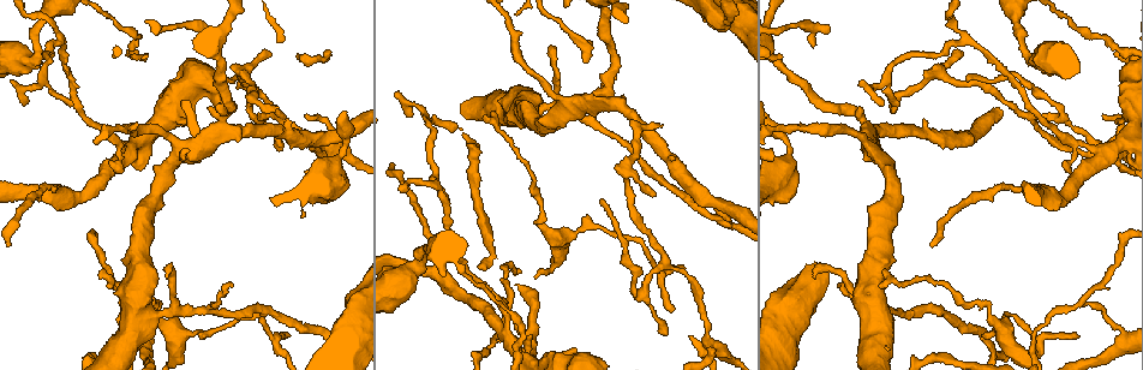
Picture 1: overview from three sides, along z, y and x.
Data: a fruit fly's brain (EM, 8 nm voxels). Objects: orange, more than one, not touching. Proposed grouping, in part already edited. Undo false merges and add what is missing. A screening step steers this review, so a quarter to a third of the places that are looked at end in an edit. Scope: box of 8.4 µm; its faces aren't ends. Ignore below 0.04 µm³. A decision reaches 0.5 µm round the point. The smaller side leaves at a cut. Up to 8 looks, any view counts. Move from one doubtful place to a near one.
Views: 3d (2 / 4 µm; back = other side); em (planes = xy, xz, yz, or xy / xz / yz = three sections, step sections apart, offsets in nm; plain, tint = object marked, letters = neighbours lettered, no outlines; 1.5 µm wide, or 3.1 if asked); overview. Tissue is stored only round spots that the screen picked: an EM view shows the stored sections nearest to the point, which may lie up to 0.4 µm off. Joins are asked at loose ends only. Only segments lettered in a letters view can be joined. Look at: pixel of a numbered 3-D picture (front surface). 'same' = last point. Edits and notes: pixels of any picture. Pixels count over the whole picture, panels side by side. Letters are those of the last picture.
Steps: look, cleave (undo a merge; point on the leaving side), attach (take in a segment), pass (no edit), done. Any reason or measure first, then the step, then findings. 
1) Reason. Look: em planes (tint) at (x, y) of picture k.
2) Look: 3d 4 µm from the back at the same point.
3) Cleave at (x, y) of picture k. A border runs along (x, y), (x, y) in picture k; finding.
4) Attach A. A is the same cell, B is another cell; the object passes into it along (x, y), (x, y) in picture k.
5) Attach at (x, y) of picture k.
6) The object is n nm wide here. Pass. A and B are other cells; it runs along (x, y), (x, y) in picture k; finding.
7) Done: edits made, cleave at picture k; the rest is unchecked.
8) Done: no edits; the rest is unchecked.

Narrows sharply. Look: 3d 4 µm from the back at (519, 339) of picture 1.

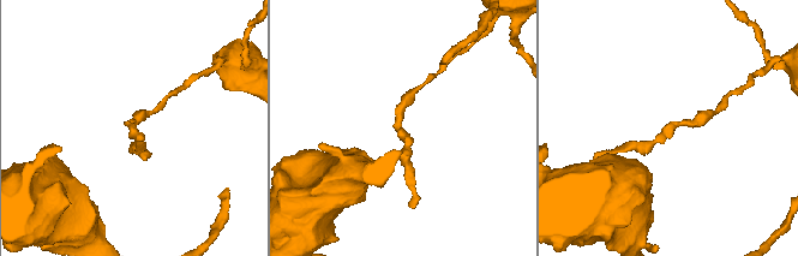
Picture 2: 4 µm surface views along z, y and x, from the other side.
Need the tissue. Look: em planes (letters) at (133, 128) of picture 2.

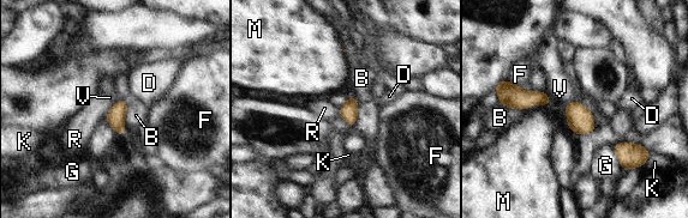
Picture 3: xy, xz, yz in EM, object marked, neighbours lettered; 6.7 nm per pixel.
The longest contact is with B, 220 nm. Pass. B, D, F, G, K, M, R and V are other cells; a border runs along (113, 104), (103, 117) in picture 3; continuous, no second cell.

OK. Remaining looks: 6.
Side arm on a straight run. Look: 3d 2 µm at (511, 339) of picture 1.

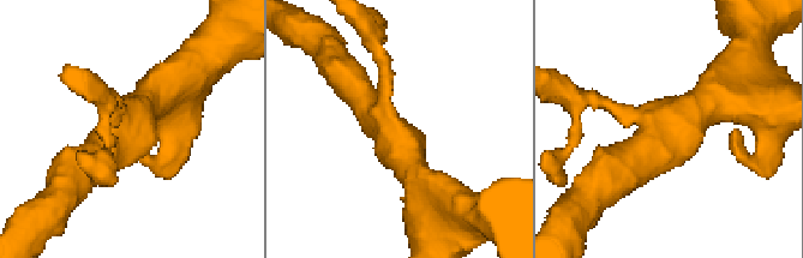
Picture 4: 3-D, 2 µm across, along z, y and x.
Need the tissue. Look: em planes (plain) at (661, 118) of picture 4.

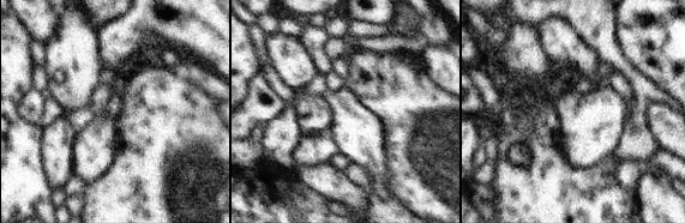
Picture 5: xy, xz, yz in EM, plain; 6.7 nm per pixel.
What lies round it. Look: em planes (letters) at the same point.

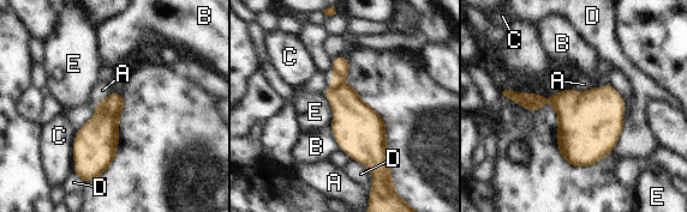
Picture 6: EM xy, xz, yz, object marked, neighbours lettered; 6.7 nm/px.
The object is 170 nm wide here. Pass. A, B, C, D and E are other cells; a border runs along (569, 88), (577, 91), (591, 89) in picture 6; all the same cell.

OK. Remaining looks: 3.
Sudden change in width. Look: 3d 4 µm at (408, 277) of picture 1.

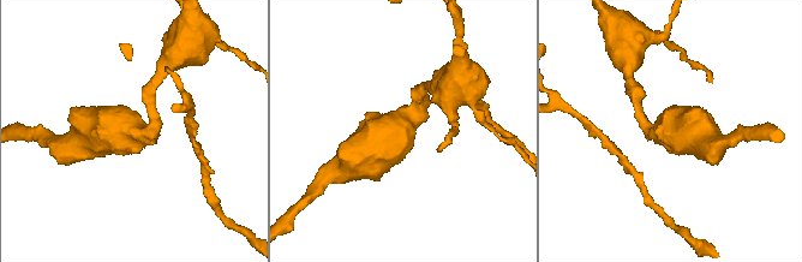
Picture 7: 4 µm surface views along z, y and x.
Look: em xy step 8 (letters) at (136, 135) of picture 7.

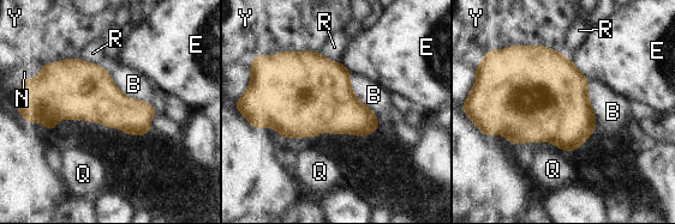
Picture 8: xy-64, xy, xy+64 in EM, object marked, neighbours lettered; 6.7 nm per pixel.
The longest contact is with B, 440 nm. Pass. B, E, N, Q, R and Y are other cells; continuous, no second cell.

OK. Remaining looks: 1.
Done: no edits; the rest is unchecked.

